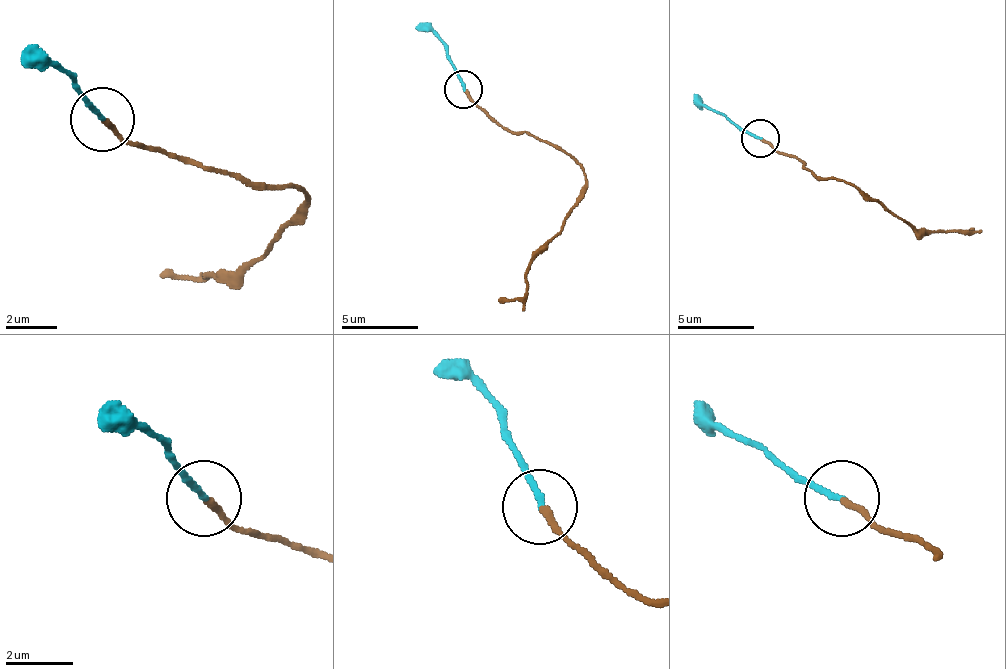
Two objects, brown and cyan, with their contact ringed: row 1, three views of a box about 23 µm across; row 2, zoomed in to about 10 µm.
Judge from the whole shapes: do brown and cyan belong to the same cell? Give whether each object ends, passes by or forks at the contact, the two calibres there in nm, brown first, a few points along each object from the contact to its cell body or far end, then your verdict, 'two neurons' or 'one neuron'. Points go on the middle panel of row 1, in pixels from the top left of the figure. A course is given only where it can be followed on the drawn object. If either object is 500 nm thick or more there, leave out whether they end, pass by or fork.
brown ends | cyan ends | 200/180 nm | brown via (462, 90), (504, 128), (558, 144), (584, 174), (581, 197), (546, 247), (531, 262), (523, 292), (497, 300) | cyan via (462, 90), (443, 44), (417, 25) | one neuron

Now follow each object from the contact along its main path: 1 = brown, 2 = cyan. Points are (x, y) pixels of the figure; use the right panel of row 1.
1: (761, 139), (799, 162), (815, 177), (868, 192), (918, 230), (963, 234), (971, 230)
2: (761, 139), (696, 97)

